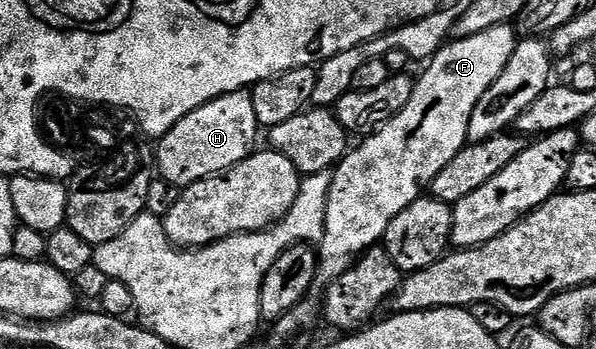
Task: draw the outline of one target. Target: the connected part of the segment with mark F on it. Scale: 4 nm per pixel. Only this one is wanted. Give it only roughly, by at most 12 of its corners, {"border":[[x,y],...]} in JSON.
{"border":[[513,23],[443,44],[333,169],[325,293],[460,154]]}

